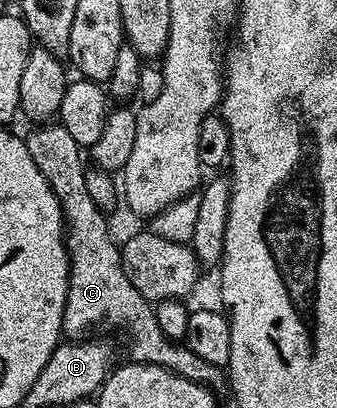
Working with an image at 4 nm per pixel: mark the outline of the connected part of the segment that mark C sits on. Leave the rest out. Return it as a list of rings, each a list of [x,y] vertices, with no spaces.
[[[47,122],[42,126],[35,126],[31,133],[26,133],[25,139],[29,154],[33,154],[33,162],[37,162],[37,170],[45,174],[53,194],[59,200],[59,205],[63,211],[63,222],[65,225],[65,239],[67,241],[67,254],[71,257],[71,273],[69,274],[69,288],[65,298],[65,310],[63,311],[63,330],[62,335],[70,338],[72,341],[81,341],[84,338],[94,337],[97,332],[111,332],[114,328],[123,328],[125,335],[131,339],[131,356],[130,359],[136,365],[152,364],[167,368],[170,372],[175,372],[181,378],[189,378],[198,384],[205,384],[212,390],[219,390],[224,387],[225,372],[224,369],[213,366],[205,362],[205,358],[193,354],[186,343],[170,340],[157,326],[155,309],[152,301],[147,300],[137,290],[133,290],[133,282],[123,269],[123,254],[120,245],[115,244],[111,237],[111,232],[107,229],[108,218],[105,212],[94,204],[94,200],[89,196],[89,191],[85,188],[85,152],[79,147],[77,142],[73,142],[69,130],[65,130],[62,124],[58,122]]]

